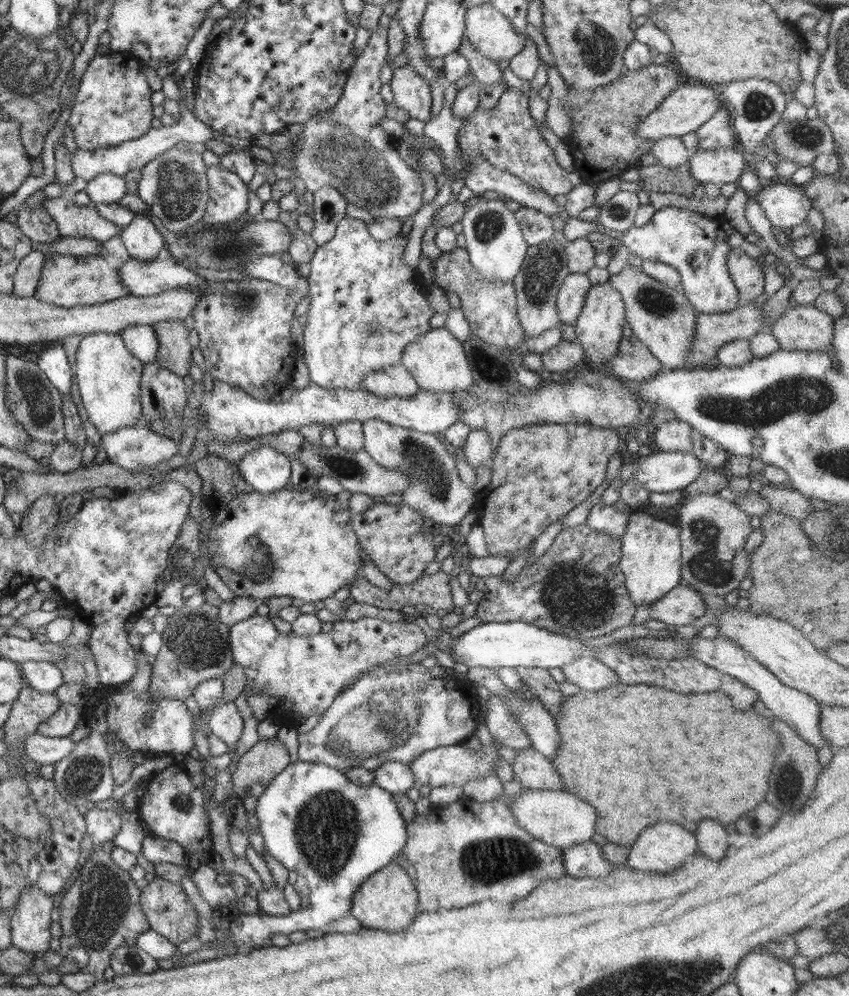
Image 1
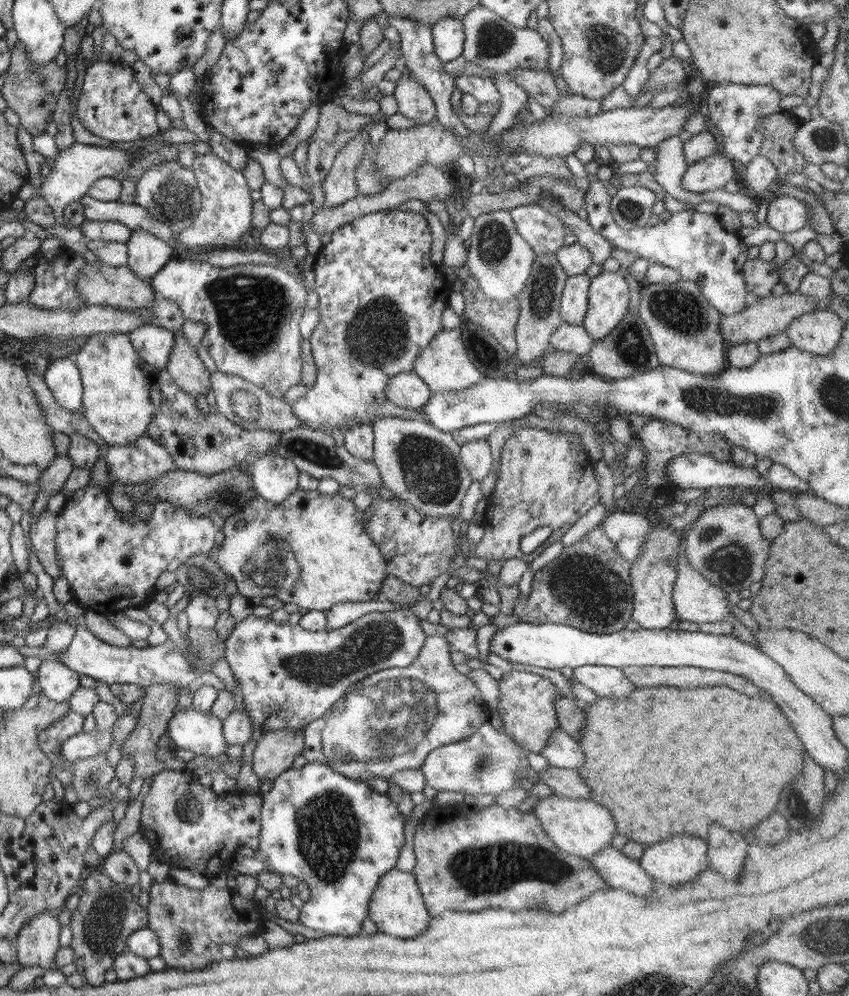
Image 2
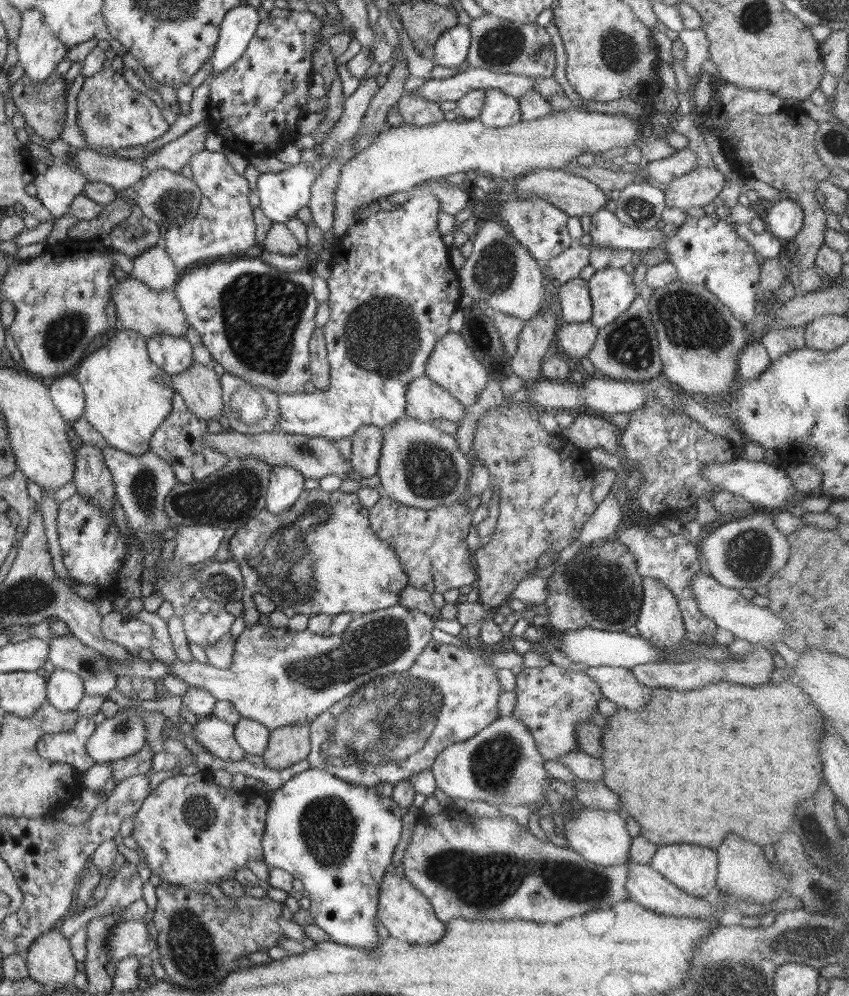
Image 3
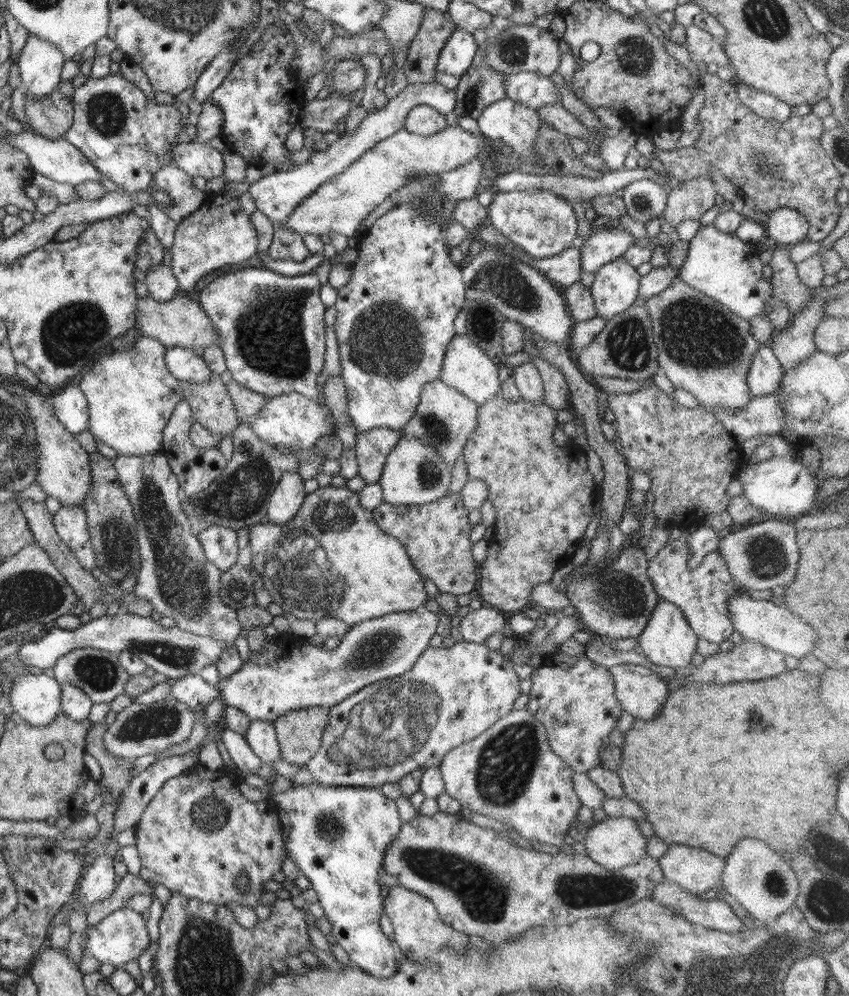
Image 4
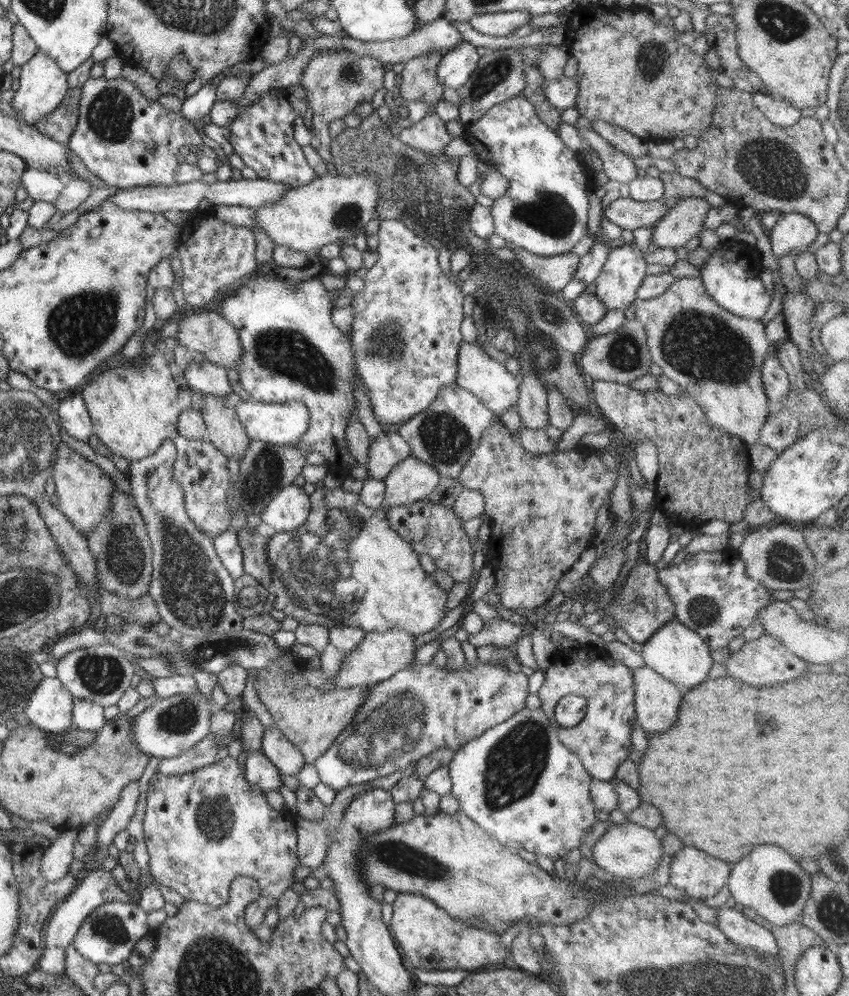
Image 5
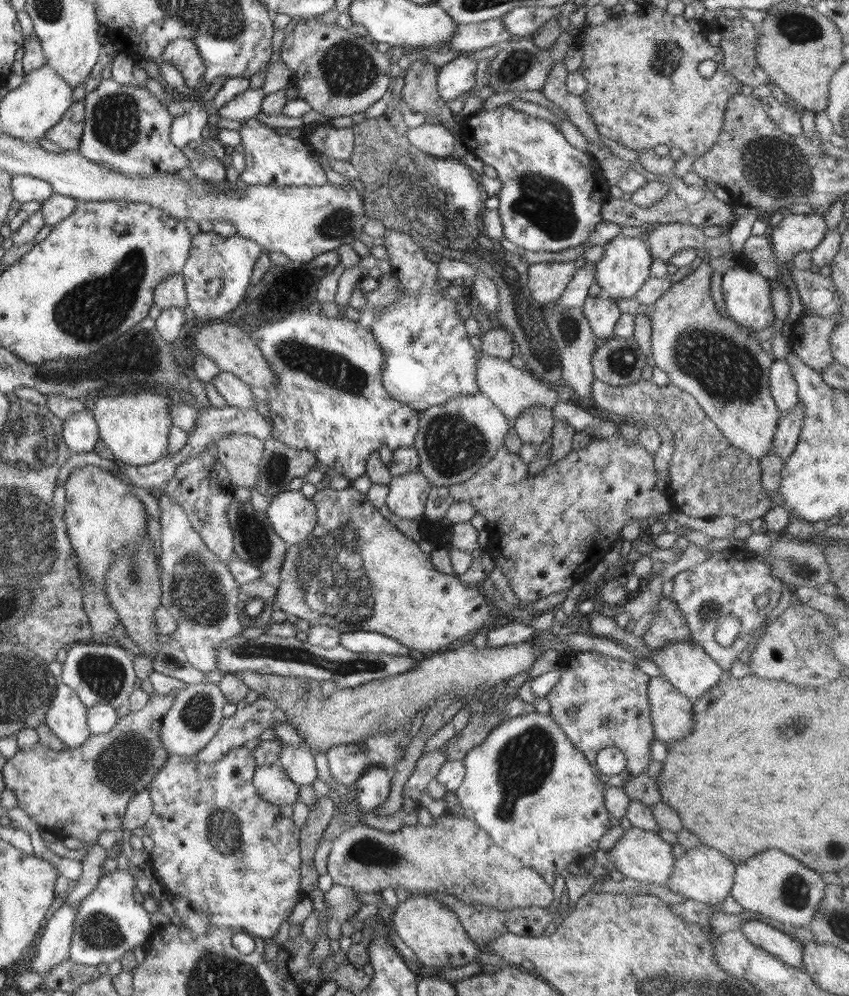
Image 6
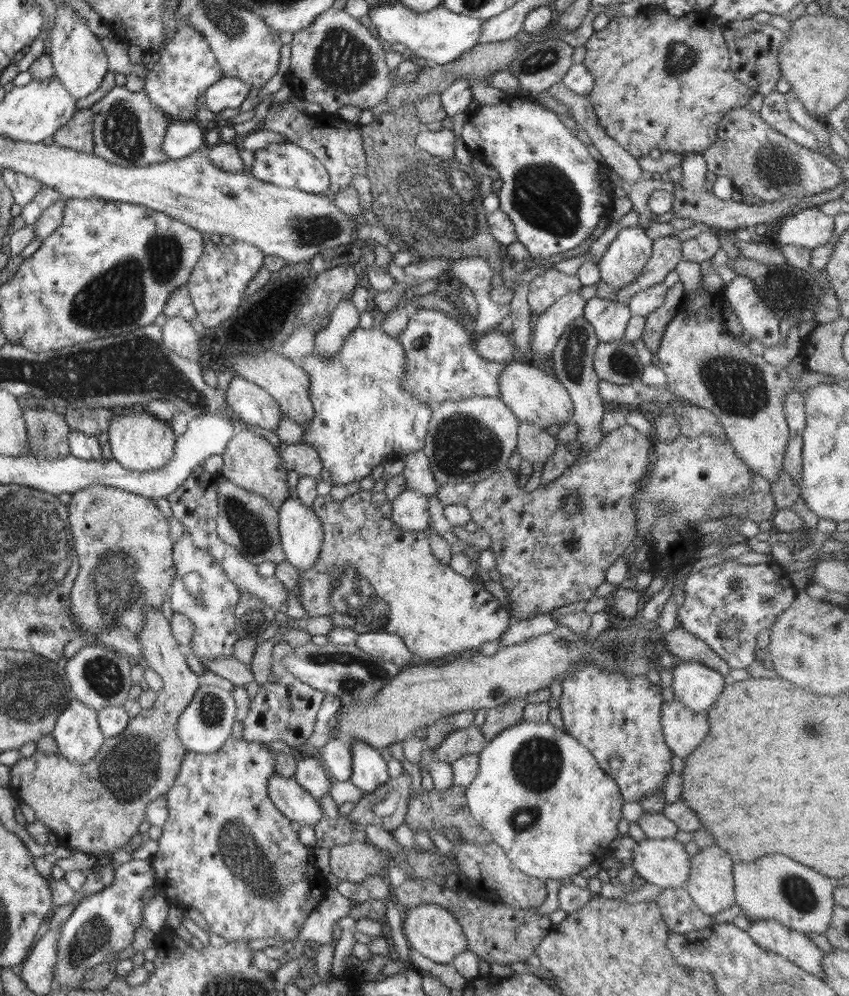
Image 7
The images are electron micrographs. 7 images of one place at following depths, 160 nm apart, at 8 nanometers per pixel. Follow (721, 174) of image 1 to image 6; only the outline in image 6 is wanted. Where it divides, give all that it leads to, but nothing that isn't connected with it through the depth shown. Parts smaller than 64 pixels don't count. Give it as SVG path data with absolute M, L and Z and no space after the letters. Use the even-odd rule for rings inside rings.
M689 222L657 225L649 232L646 243L652 256L666 264L670 263L669 260L674 253L686 248L702 247L714 253L718 249L722 249L723 253L732 250L725 238L710 239L703 233L701 227Z

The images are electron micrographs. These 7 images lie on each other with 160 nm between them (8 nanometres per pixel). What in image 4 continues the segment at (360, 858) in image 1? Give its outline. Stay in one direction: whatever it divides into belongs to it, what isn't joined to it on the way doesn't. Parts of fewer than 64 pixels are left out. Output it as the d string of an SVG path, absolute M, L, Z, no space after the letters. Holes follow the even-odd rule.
M312 781L309 786L294 785L281 793L271 793L269 798L277 808L277 816L284 831L288 859L294 861L300 874L304 875L316 891L318 902L324 909L324 915L331 924L331 934L338 946L348 953L356 967L376 978L392 978L398 972L397 947L384 934L379 923L383 909L382 883L379 872L382 871L384 855L390 843L400 833L399 812L394 799L382 794L379 788L328 786Z

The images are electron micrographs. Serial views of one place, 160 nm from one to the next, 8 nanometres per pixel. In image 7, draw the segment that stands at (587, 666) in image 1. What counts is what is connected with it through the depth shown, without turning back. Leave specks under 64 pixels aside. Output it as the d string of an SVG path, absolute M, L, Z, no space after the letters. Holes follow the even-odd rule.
M674 698L671 702L662 703L661 727L668 748L683 759L708 734L707 712L694 712L680 699Z

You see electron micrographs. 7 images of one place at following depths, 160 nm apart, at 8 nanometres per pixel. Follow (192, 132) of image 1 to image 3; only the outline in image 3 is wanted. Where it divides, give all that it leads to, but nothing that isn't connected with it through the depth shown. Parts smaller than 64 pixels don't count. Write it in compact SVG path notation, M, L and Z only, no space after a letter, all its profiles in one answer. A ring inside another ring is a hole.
M36 134L31 135L29 140L44 146L52 157L56 158L54 166L50 166L44 174L35 173L31 179L37 188L37 199L53 217L61 217L69 212L74 197L83 194L83 188L88 180L80 169L74 168L68 162L73 146L66 141L60 137L56 140L44 140Z

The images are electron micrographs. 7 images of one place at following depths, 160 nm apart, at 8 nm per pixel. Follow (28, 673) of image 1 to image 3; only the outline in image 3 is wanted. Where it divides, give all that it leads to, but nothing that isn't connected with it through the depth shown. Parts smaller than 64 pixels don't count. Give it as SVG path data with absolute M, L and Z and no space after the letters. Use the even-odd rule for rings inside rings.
M55 668L47 679L47 701L60 712L76 710L85 695L83 680L75 672Z

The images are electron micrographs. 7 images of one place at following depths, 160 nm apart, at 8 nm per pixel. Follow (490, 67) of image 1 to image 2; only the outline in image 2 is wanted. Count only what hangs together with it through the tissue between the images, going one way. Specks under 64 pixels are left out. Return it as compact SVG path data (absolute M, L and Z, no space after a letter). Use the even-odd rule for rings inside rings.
M494 72L490 79L500 93L500 108L493 116L487 133L502 134L519 119L519 112L522 108L529 106L528 94L524 88L510 80L503 72Z

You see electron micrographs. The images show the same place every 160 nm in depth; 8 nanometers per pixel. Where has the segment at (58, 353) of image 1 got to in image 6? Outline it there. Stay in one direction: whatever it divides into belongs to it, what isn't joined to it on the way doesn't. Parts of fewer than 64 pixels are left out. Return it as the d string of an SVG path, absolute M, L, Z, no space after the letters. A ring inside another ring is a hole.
M88 411L77 413L68 420L63 420L64 443L72 453L92 452L100 438L97 423Z

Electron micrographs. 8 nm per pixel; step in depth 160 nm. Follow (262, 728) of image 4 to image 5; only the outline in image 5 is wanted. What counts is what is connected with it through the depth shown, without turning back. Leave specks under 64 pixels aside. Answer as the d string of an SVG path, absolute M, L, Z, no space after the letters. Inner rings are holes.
M276 726L266 727L263 732L261 753L274 764L281 774L296 776L306 765L303 754L284 736Z

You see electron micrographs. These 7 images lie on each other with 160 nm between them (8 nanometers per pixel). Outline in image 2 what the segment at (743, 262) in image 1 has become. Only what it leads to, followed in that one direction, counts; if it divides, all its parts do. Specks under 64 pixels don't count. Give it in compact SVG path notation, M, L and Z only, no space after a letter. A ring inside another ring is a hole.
M760 258L746 259L742 272L746 283L746 290L753 299L767 297L772 288L778 284L780 271L770 262Z

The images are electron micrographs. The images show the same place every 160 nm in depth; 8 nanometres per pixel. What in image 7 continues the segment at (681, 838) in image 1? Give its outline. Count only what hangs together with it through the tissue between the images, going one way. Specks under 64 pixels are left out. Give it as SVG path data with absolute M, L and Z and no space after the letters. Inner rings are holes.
M717 845L704 848L690 858L690 878L683 887L689 892L696 907L711 918L721 911L730 909L735 904L734 863L735 860L728 855L728 852Z

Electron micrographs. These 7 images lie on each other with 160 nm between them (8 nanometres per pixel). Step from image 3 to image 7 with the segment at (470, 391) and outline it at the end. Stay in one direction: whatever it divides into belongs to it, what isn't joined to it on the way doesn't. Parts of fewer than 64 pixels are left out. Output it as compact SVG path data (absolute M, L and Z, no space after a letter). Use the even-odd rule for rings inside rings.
M512 361L506 366L506 370L498 378L500 383L500 400L514 413L518 421L538 424L542 428L552 425L561 427L566 423L573 422L573 401L568 391L553 376L531 362L520 363Z

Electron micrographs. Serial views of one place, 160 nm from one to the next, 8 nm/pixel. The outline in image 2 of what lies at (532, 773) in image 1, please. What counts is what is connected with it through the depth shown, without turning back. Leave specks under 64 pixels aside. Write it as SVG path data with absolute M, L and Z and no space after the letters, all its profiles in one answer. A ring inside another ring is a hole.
M550 765L537 772L539 780L548 784L556 795L565 796L574 800L591 800L588 785L580 773L572 769L563 769Z

